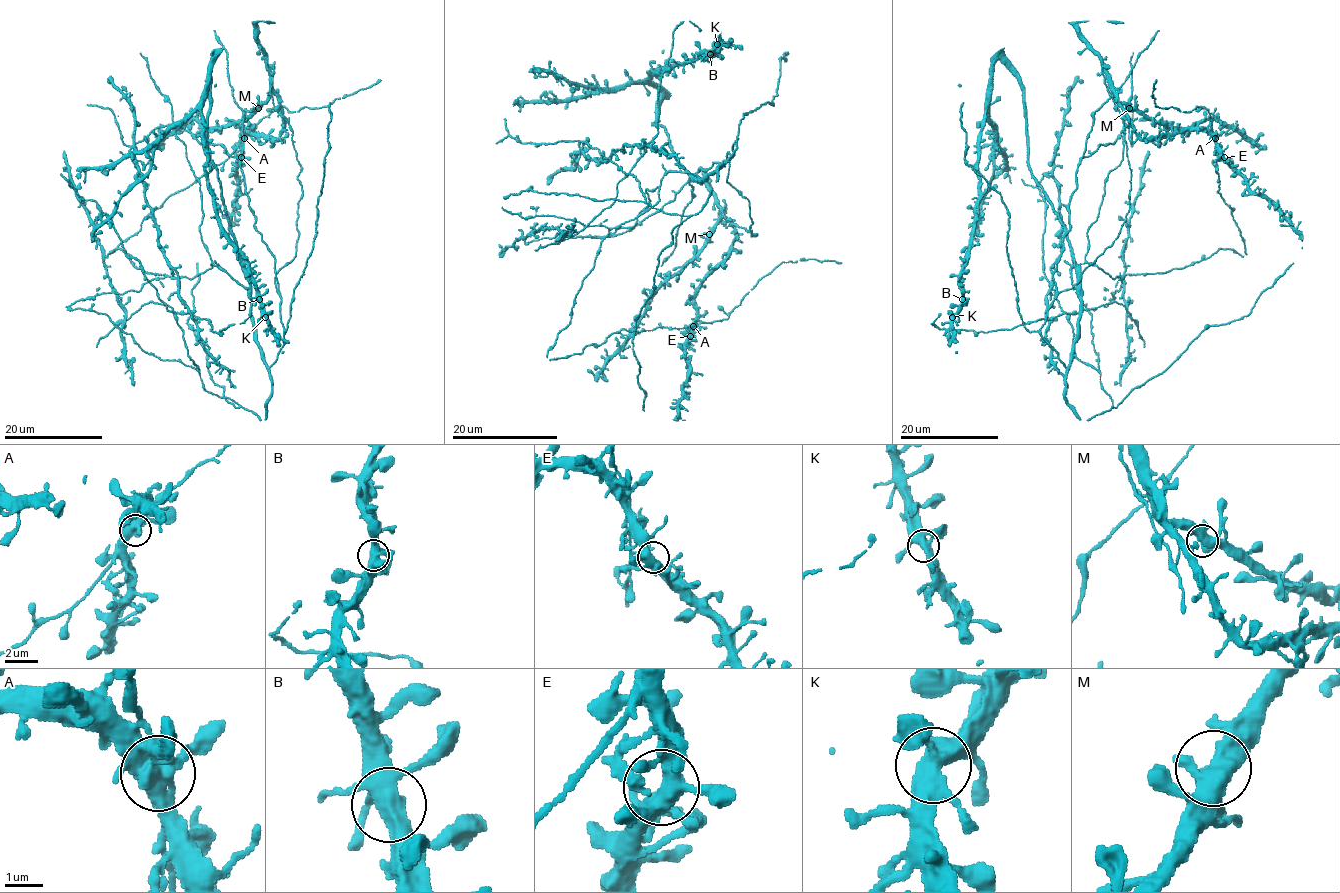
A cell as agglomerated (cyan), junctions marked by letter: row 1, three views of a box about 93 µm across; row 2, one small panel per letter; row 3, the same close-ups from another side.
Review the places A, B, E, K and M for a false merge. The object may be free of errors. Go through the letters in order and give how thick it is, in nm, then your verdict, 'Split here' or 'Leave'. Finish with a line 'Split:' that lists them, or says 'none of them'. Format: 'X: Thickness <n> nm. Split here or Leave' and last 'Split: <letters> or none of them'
A: Thickness 500 nm. Split here
B: Thickness 460 nm. Leave
E: Thickness 480 nm. Leave
K: Thickness 440 nm. Leave
M: Thickness 440 nm. Leave
Split: A

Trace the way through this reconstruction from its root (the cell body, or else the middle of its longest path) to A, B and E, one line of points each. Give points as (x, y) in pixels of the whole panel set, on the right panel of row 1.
A: (1076, 340), (1067, 367), (1041, 326), (1125, 220), (1120, 114), (1143, 139), (1215, 137)
B: (1076, 340), (1080, 280), (1068, 236), (1028, 164), (1024, 86), (998, 59), (979, 144), (979, 201), (962, 299)
E: (1076, 340), (1067, 367), (1041, 326), (1125, 220), (1120, 114), (1143, 139), (1206, 131), (1224, 157)

